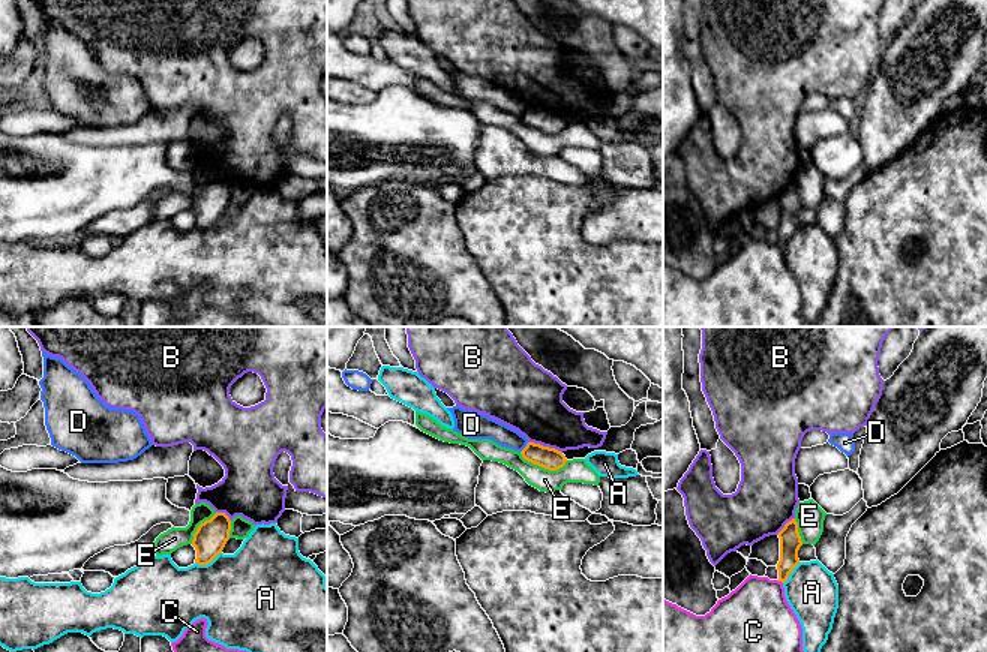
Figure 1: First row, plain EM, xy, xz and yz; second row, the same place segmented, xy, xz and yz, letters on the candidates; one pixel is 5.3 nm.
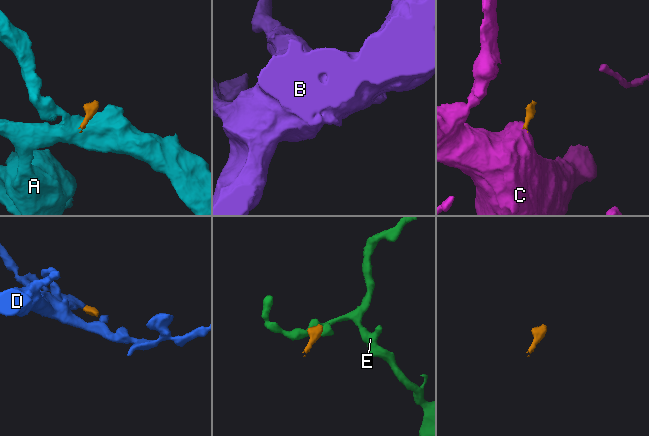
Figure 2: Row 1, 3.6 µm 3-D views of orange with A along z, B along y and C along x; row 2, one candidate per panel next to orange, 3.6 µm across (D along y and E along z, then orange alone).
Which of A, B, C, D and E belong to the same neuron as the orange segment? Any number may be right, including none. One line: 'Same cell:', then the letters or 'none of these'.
Same cell: none of these

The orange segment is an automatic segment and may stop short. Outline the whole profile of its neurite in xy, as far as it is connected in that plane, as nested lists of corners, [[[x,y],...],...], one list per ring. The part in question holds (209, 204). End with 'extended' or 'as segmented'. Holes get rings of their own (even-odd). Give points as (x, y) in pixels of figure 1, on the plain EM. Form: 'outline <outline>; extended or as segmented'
outline [[[216,177],[201,187],[194,198],[192,210],[196,214],[195,228],[207,229],[222,217],[230,204],[231,184],[225,177]]]; as segmented

